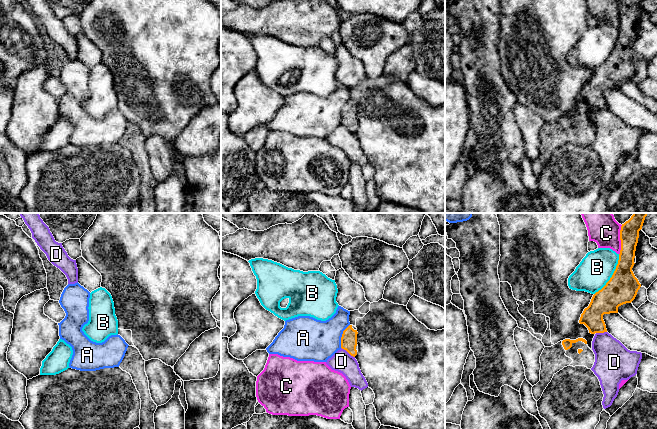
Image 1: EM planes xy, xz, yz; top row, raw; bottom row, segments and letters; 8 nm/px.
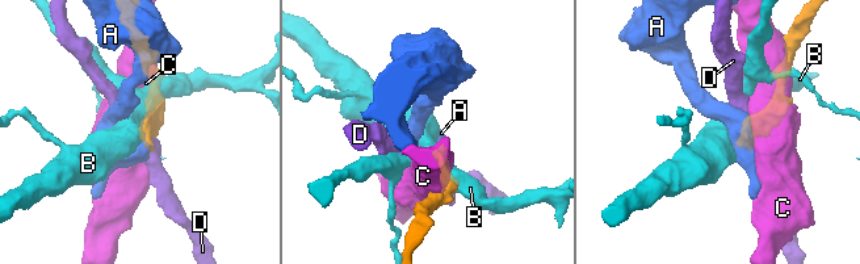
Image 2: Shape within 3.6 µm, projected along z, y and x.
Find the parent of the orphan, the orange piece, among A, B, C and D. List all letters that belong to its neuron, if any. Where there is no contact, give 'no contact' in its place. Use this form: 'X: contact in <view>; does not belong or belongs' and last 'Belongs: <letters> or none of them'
A: contact in xz; does not belong
B: contact in yz; does not belong
C: contact in yz; does not belong
D: contact in xz; does not belong
Belongs: none of them

